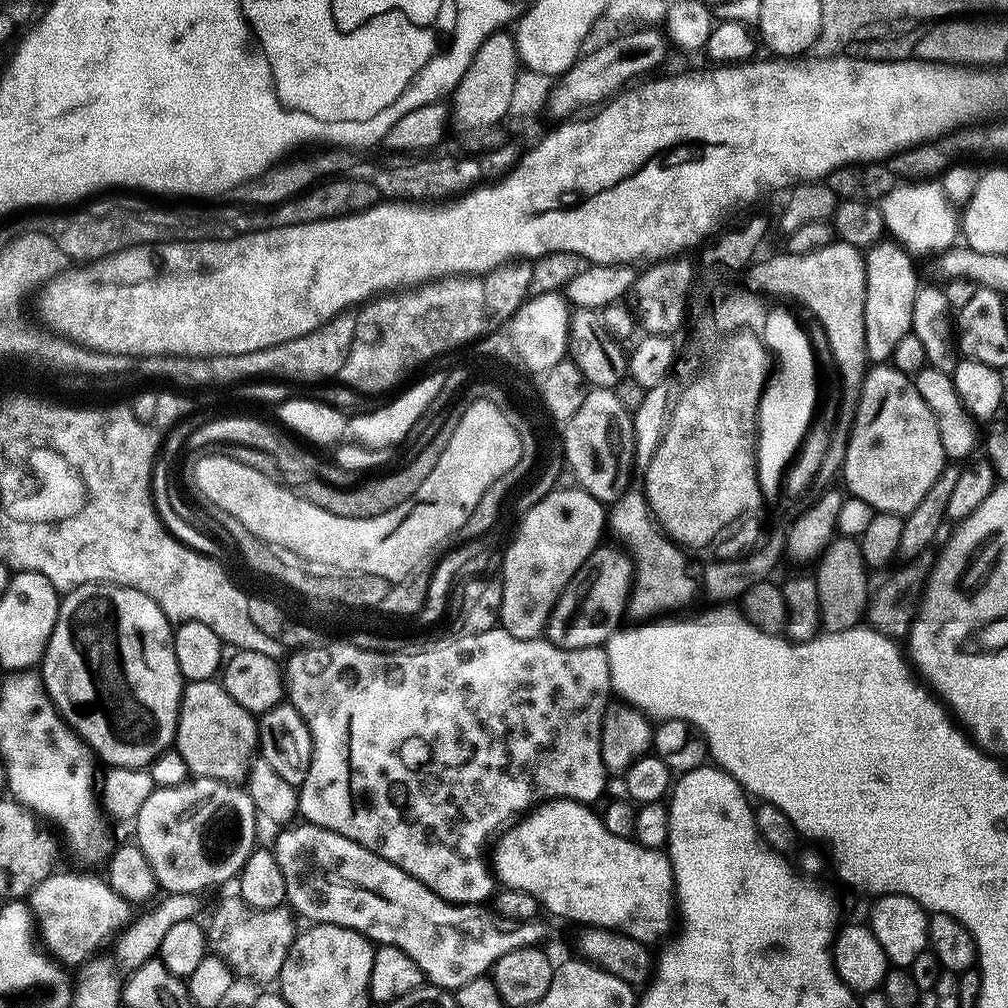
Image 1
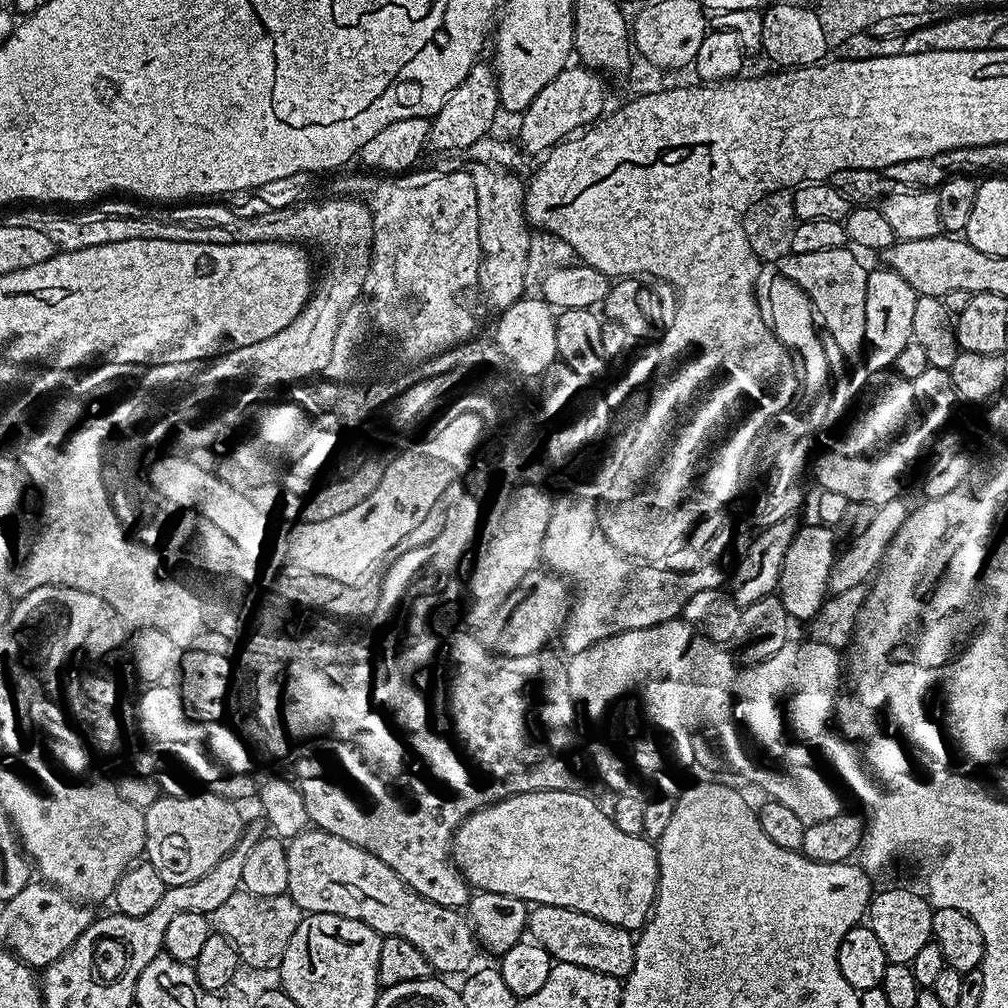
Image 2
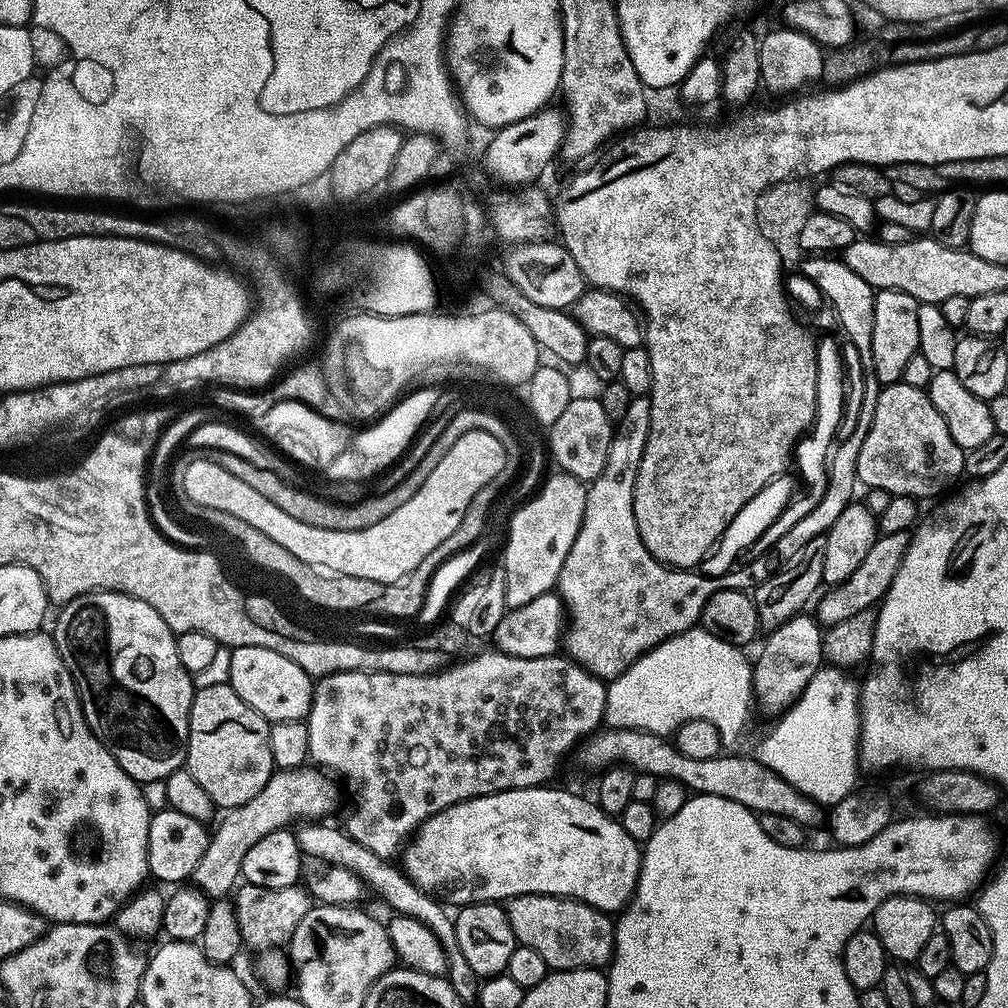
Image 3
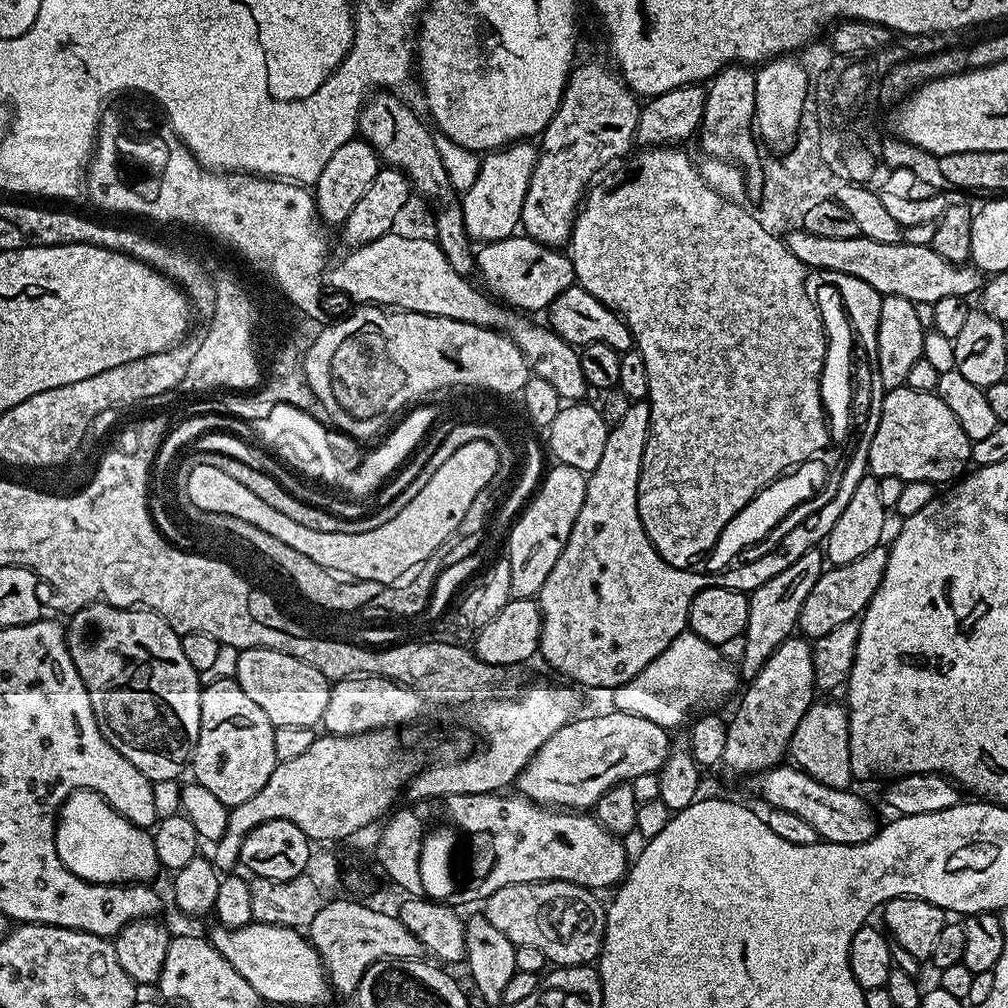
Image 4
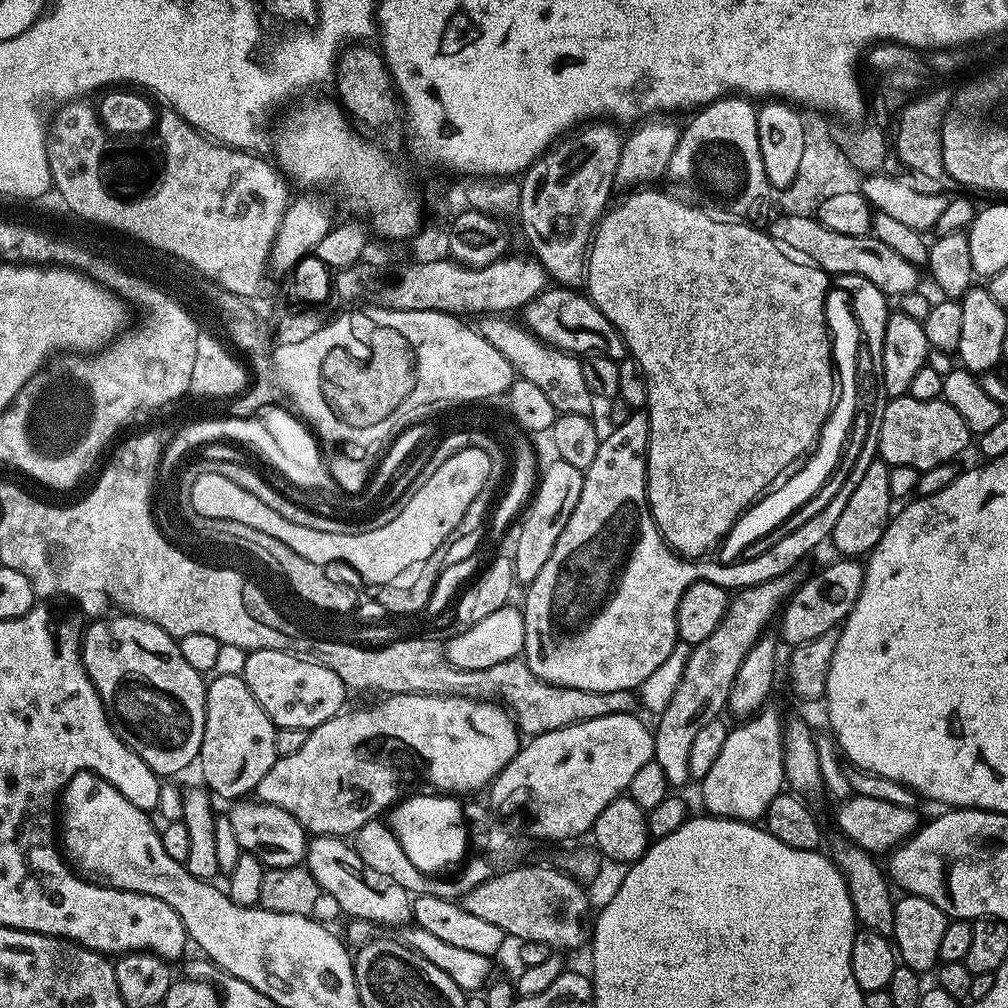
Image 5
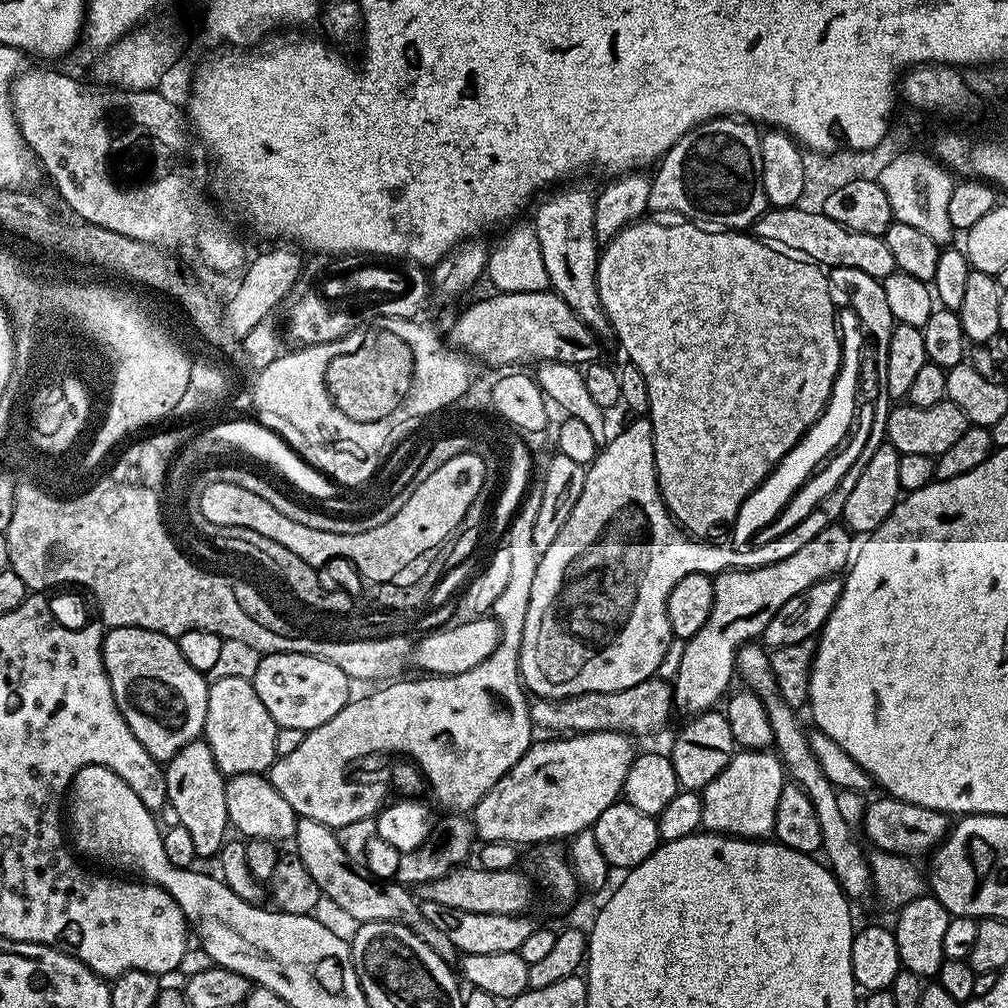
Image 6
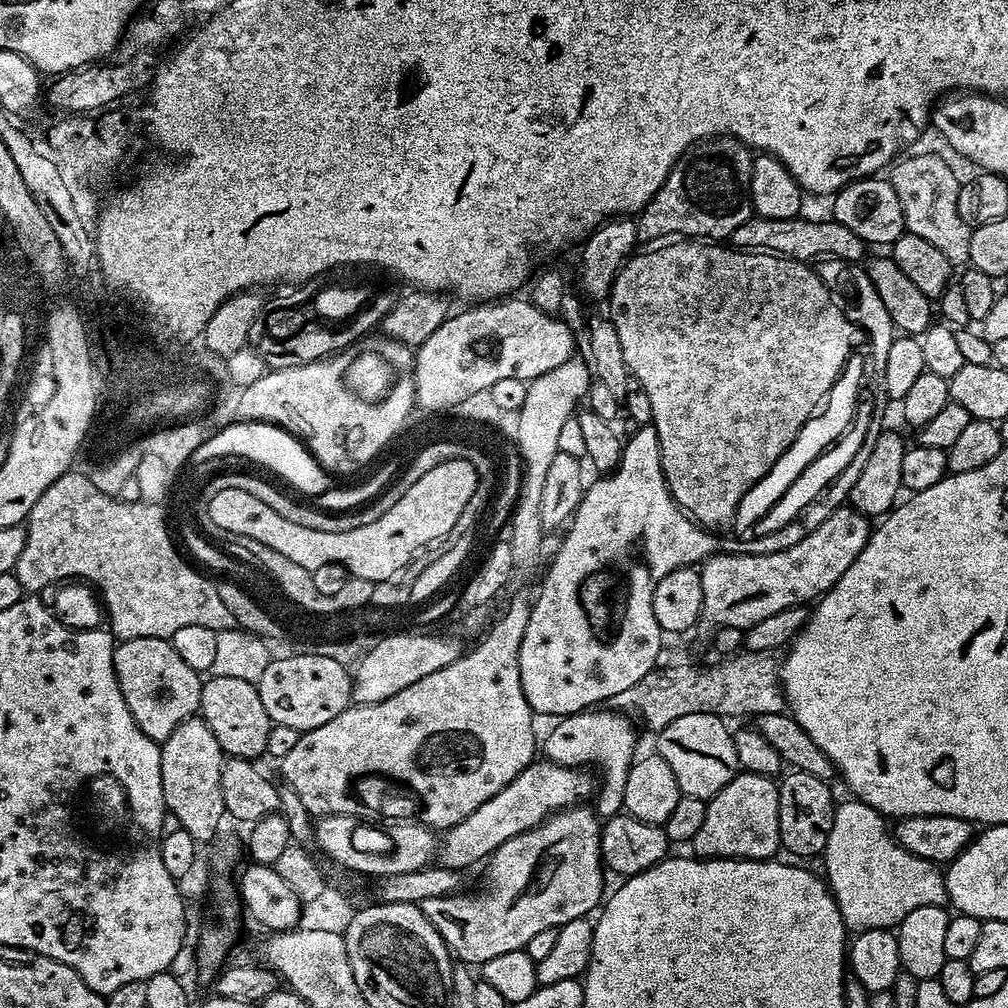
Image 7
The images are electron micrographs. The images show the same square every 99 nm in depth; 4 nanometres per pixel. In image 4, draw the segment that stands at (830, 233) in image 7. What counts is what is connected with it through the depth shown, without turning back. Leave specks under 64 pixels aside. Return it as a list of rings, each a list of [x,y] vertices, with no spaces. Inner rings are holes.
[[[792,230],[786,236],[790,254],[802,262],[805,269],[821,268],[824,274],[837,272],[854,278],[862,278],[866,286],[874,286],[881,297],[901,296],[914,303],[933,304],[938,298],[962,296],[972,298],[982,287],[982,276],[975,267],[968,264],[951,264],[942,254],[926,245],[906,243],[887,244],[874,242],[865,236],[854,238],[818,238],[803,230]]]

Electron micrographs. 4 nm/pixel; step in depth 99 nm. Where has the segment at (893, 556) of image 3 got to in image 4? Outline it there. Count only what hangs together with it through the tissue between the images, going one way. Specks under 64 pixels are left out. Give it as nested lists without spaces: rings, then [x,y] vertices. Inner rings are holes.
[[[881,546],[862,554],[862,558],[854,558],[854,562],[849,564],[825,567],[818,582],[814,582],[814,590],[810,590],[806,602],[802,602],[799,631],[813,641],[822,638],[822,634],[830,634],[834,626],[842,626],[842,622],[863,616],[870,598],[874,598],[878,586],[882,586],[882,574],[886,574],[887,561],[888,548]]]

